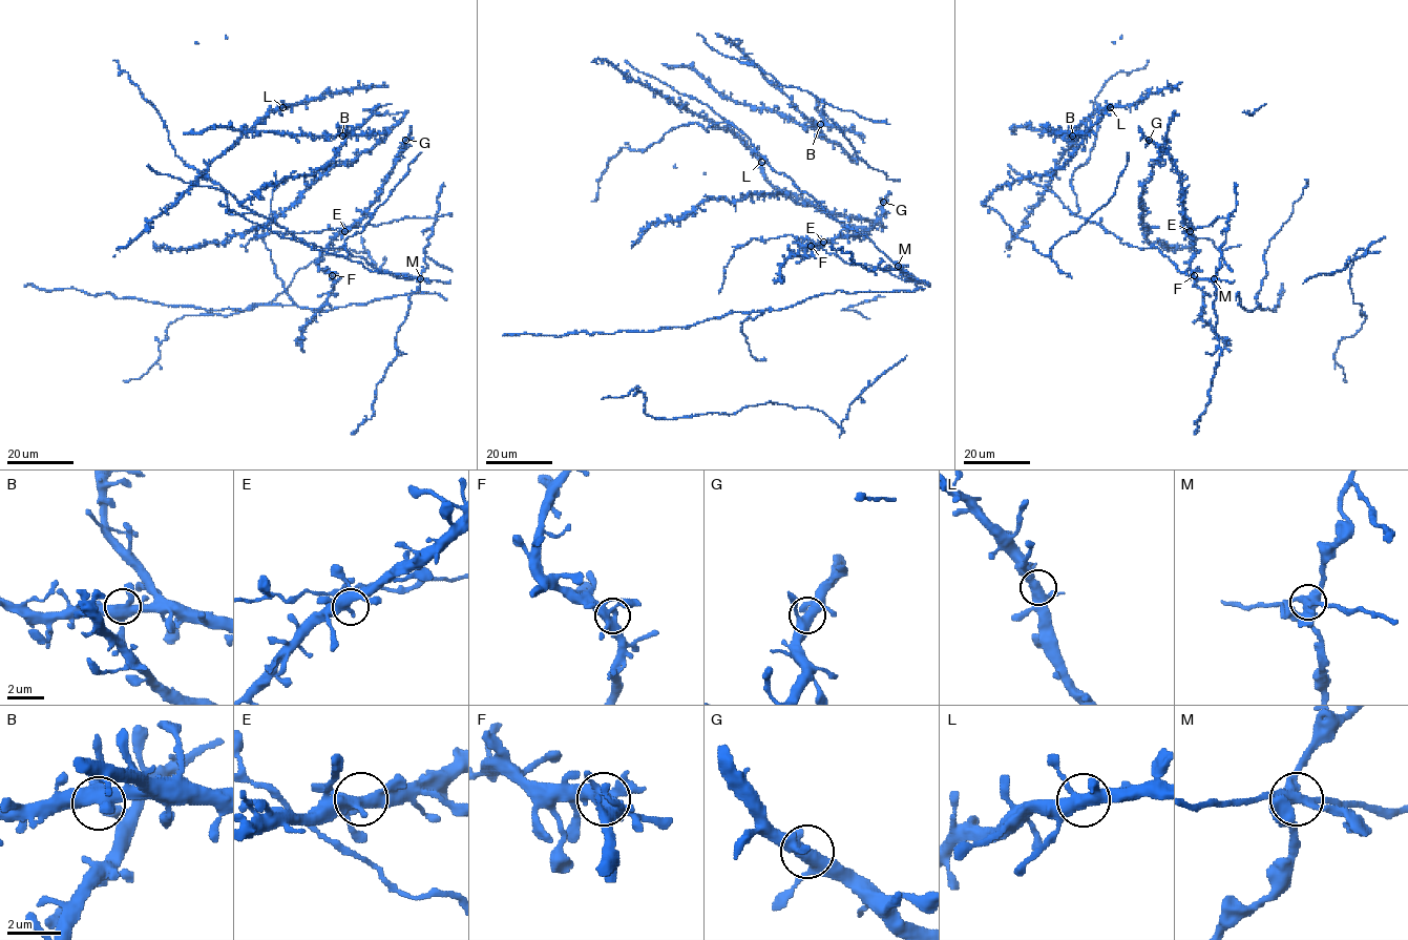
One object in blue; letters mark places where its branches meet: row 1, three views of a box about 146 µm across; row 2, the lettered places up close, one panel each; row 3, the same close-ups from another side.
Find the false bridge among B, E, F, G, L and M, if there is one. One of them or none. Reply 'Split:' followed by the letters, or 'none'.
Split: M

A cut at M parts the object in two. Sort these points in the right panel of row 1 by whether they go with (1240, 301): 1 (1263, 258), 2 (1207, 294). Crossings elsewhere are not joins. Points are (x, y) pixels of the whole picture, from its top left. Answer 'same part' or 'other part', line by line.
1: same part
2: same part

